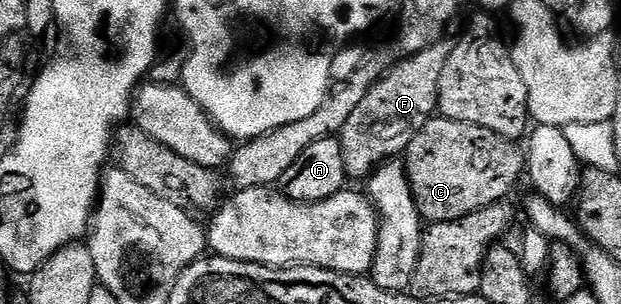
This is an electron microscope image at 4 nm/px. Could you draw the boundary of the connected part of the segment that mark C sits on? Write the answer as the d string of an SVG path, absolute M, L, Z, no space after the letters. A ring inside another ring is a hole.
M435 116L412 136L404 155L406 175L412 188L412 196L416 200L418 215L423 223L455 222L472 212L480 212L480 208L488 208L492 204L509 199L510 189L524 174L524 154L518 150L513 141L488 128L480 128L480 124L464 124L460 120Z

